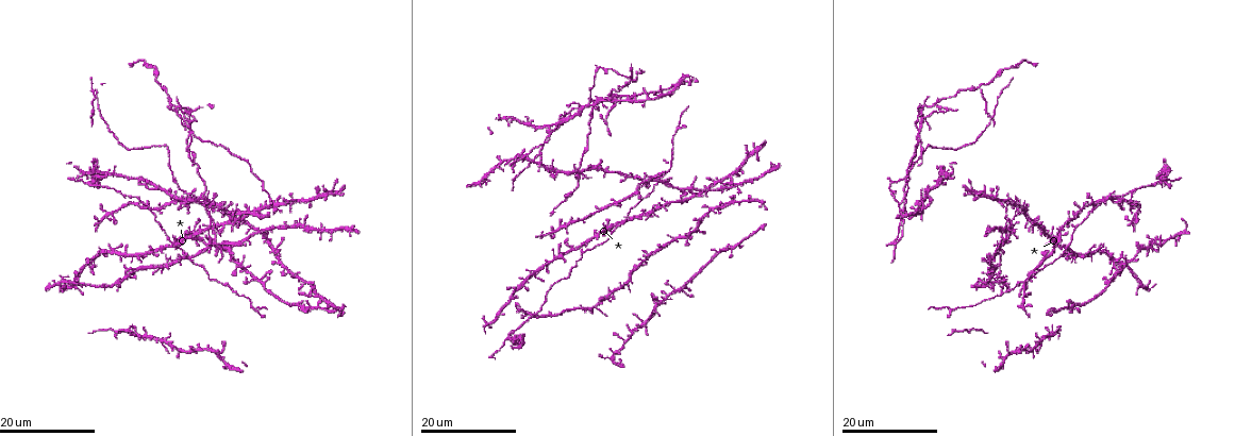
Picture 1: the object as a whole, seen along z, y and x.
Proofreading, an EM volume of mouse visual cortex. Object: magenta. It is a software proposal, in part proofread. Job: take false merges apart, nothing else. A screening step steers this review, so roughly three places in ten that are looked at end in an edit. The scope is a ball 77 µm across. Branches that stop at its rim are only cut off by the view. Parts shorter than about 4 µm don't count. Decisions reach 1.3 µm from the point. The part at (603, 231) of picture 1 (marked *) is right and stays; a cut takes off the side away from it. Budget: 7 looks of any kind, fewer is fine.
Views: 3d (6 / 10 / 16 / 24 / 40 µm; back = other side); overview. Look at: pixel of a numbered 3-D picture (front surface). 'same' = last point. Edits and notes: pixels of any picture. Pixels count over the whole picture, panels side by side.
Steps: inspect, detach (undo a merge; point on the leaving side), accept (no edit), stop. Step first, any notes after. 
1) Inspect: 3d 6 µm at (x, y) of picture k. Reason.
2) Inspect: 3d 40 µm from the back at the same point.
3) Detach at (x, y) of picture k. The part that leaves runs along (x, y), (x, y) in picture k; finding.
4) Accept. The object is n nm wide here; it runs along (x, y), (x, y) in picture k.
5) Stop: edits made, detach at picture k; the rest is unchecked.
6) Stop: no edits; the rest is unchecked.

Inspect: 3d 24 µm at (996, 266) of picture 1. Four-way junction.

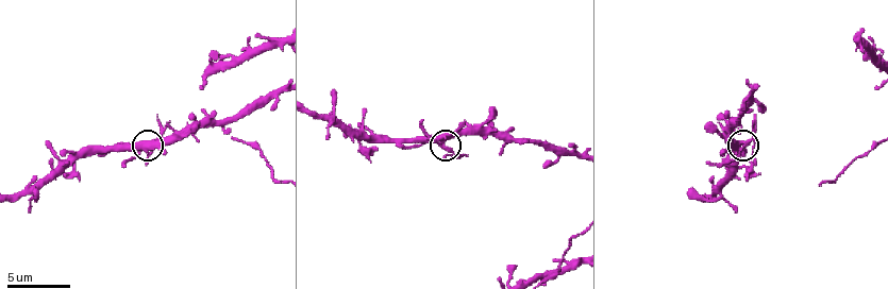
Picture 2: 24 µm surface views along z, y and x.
Inspect: 3d 10 µm at (744, 148) of picture 2.

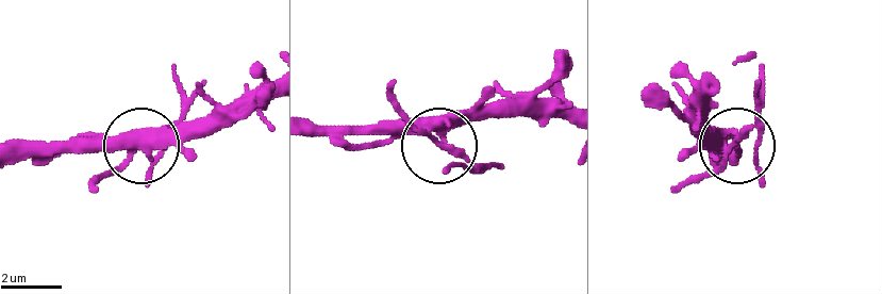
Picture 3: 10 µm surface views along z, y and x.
Inspect: 3d 6 µm at (730, 144) of picture 3.

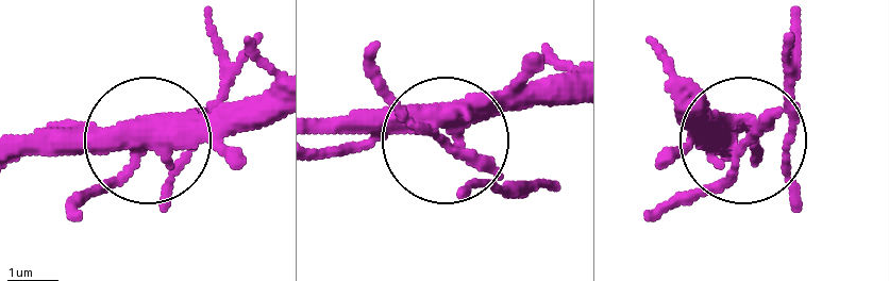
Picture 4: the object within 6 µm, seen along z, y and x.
Detach at (792, 110) of picture 4. The part that leaves runs along (751, 132), (785, 106), (802, 9) in picture 4; two neurons meet here.

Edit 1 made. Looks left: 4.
Inspect: 3d 10 µm at (720, 136) of picture 2. A fork.

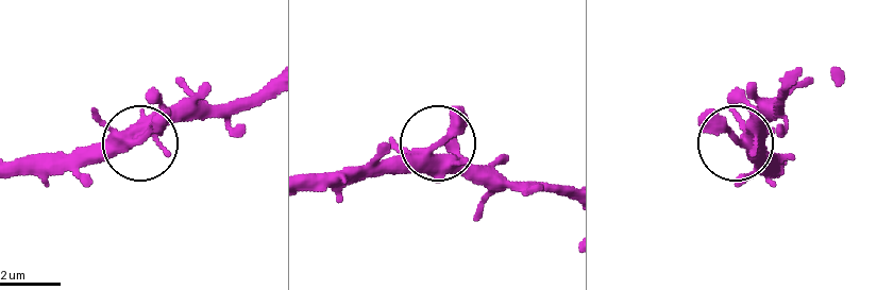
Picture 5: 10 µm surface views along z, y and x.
Inspect: 3d 10 µm from the back at (734, 136) of picture 5. Other side.

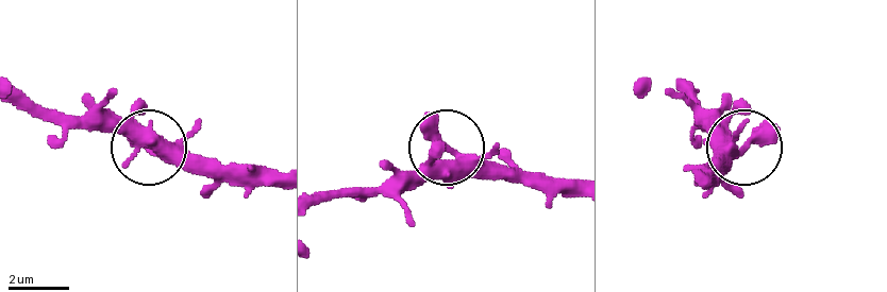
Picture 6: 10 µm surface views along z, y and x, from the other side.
Accept. It runs along (681, 79), (701, 115), (745, 144), (729, 160), (708, 160) in picture 6; all the same neuron.

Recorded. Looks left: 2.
Inspect: 3d 16 µm at (510, 337) of picture 1. Side arm on a straight run.

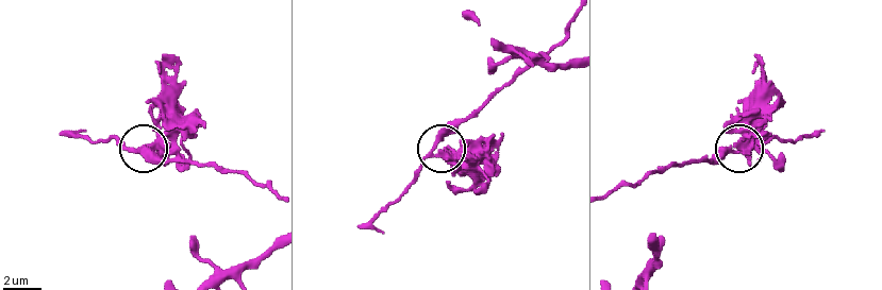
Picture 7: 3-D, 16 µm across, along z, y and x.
Inspect: 3d 6 µm at (436, 155) of picture 7.

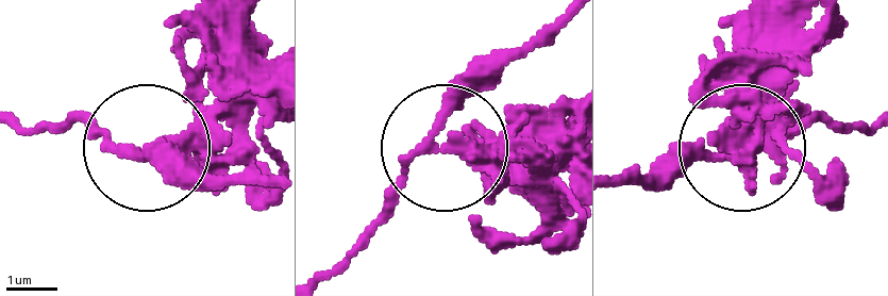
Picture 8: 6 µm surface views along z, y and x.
Detach at (208, 138) of picture 8. A second neuron is stuck on.

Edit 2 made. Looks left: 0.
Stop: edits made, detach at picture 4, detach at picture 8; the rest is unchecked.

